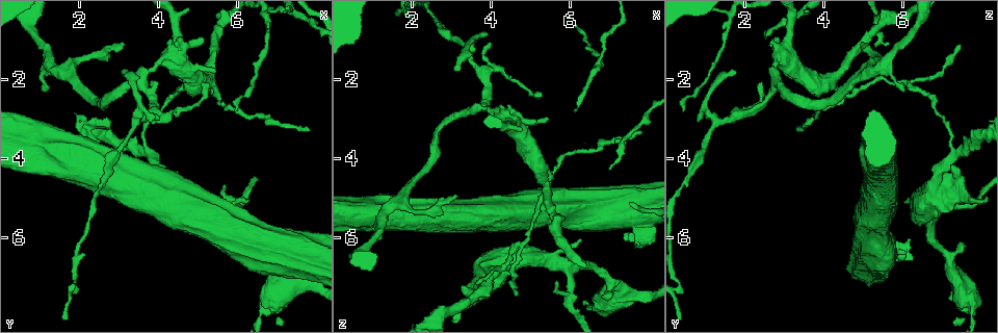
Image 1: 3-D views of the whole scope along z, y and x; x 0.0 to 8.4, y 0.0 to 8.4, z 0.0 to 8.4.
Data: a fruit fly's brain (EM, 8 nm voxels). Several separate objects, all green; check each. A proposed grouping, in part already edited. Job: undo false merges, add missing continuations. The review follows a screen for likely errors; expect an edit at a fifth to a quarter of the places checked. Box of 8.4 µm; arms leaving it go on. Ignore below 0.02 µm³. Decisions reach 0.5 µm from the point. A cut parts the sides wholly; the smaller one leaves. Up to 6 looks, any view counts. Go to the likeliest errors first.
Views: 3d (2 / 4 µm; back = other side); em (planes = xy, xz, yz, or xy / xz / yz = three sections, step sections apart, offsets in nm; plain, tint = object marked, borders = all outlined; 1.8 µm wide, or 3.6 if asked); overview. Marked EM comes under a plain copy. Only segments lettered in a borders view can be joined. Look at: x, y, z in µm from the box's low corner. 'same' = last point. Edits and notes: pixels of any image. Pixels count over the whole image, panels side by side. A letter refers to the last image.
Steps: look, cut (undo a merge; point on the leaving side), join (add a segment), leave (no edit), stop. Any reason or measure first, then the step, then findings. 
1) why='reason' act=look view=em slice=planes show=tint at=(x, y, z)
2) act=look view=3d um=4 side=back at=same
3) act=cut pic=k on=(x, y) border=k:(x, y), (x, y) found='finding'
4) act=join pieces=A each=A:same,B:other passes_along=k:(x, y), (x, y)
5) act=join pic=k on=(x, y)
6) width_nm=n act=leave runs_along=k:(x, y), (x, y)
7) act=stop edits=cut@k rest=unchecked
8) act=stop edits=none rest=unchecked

why='tapers out' act=look view=3d um=4 at=(5.70, 4.70, 7.15)

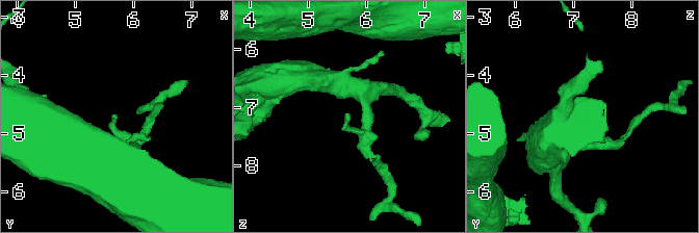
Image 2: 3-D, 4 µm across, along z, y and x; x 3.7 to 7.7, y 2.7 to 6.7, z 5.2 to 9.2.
act=look view=em slice=planes show=tint at=(5.70, 4.70, 7.15)

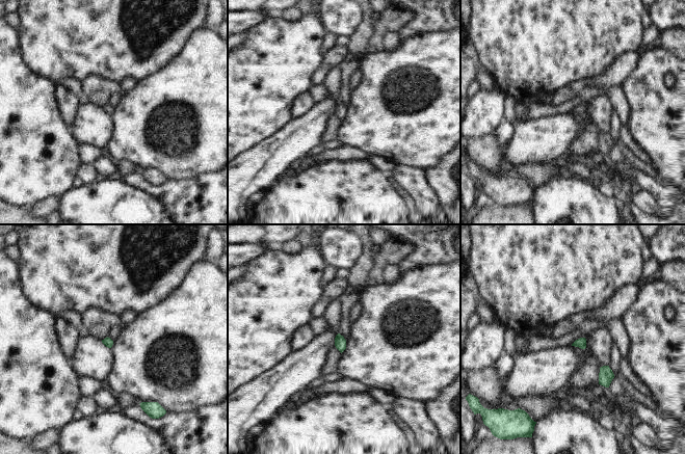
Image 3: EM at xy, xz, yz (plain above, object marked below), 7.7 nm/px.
act=look view=em slice=planes show=borders at=same

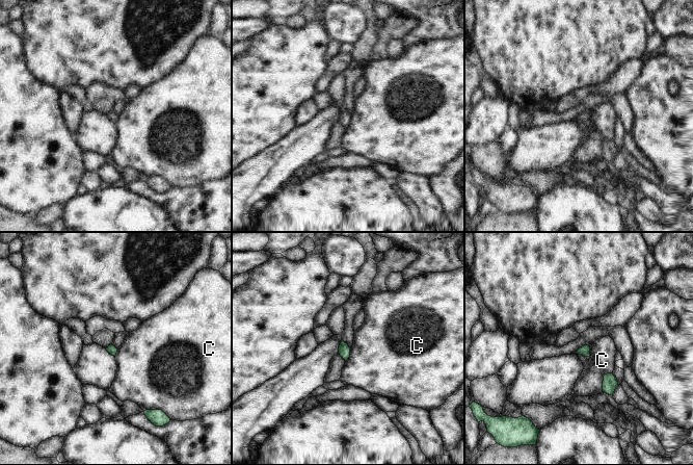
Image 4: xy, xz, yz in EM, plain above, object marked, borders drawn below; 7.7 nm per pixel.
act=leave each=C:other found='no lettered segment goes on from it'

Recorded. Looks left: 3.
why='tapers out' act=look view=em slice=xz step=16 show=tint at=(7.80, 3.35, 3.35)

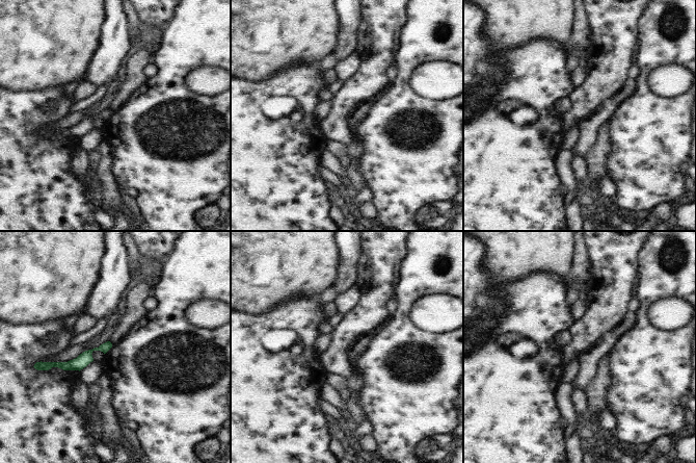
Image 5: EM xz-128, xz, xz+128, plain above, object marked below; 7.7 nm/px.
act=look view=em slice=planes show=borders at=same

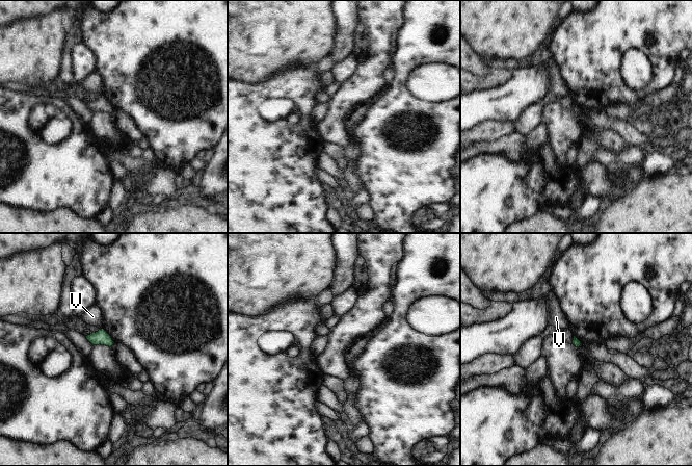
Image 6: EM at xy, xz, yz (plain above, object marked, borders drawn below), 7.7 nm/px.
longest_contact=V:40nm act=leave each=V:other border=6:(103, 328), (100, 330) found='no lettered segment goes on from it'

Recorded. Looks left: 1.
act=stop edits=none rest=unchecked

